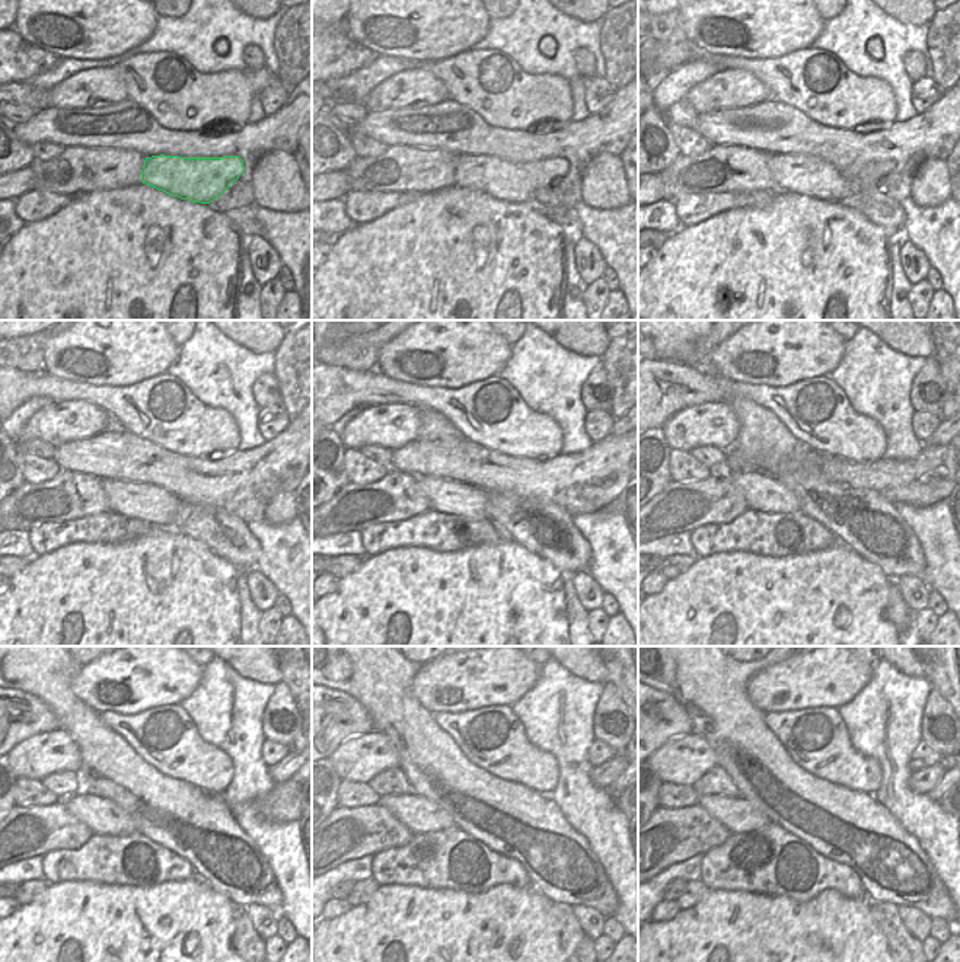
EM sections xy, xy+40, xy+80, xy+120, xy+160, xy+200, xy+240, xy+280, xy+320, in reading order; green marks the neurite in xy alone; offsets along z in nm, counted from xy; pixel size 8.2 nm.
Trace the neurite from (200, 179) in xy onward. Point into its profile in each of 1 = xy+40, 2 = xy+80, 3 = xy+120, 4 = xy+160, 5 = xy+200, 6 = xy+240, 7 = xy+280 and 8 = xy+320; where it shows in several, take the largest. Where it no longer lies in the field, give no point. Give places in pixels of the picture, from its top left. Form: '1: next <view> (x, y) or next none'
1: next xy+40 (512, 182)
2: next xy+80 (809, 175)
3: next xy+120 (143, 501)
4: next xy+160 (445, 495)
5: next xy+200 (762, 492)
6: next xy+240 (102, 815)
7: next xy+280 (421, 815)
8: next xy+320 (737, 814)

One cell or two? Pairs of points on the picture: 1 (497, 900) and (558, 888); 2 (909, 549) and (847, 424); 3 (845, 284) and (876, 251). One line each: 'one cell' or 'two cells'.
1: two cells
2: two cells
3: one cell

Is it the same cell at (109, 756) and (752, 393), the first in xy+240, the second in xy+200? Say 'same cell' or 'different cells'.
different cells

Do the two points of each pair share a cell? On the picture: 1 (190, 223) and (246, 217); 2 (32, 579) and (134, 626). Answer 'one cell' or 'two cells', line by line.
1: two cells
2: one cell

